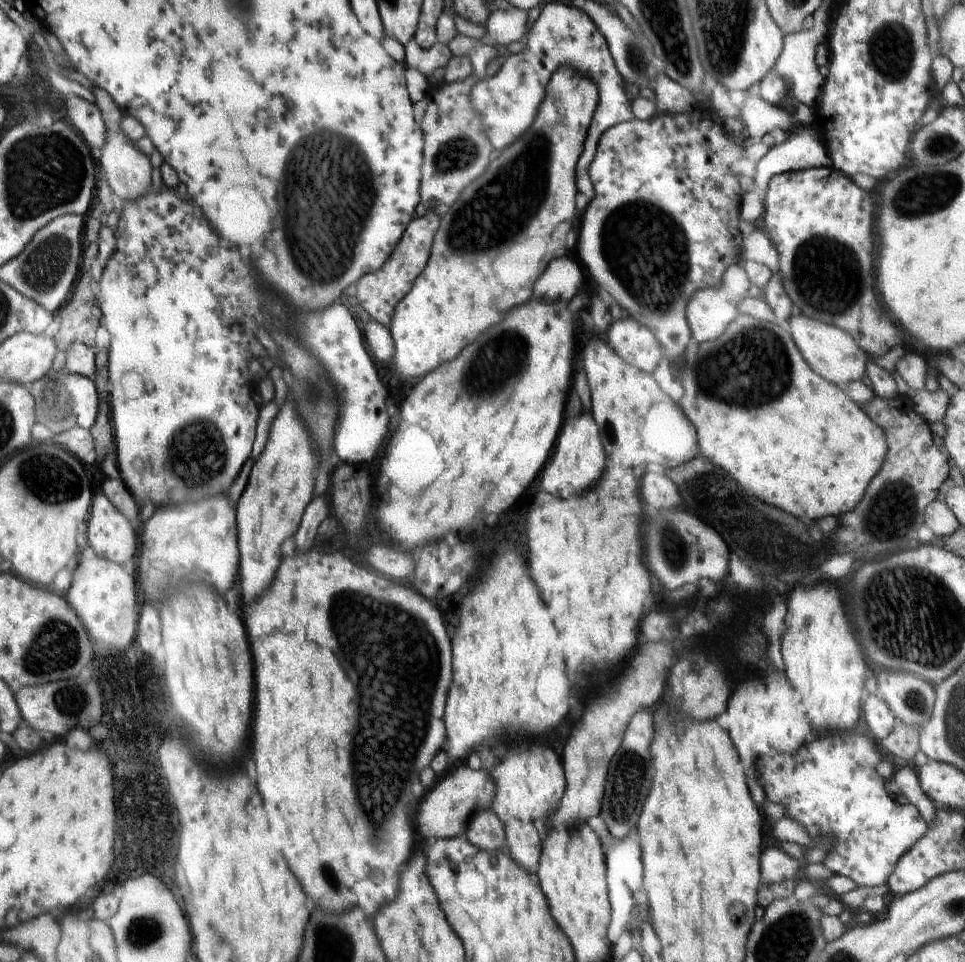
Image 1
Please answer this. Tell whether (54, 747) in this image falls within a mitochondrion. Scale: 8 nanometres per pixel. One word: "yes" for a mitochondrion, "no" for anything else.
no

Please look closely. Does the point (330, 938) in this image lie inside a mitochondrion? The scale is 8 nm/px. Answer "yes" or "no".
yes

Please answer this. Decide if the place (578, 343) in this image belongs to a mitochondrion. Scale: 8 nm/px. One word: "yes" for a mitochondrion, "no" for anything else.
no

